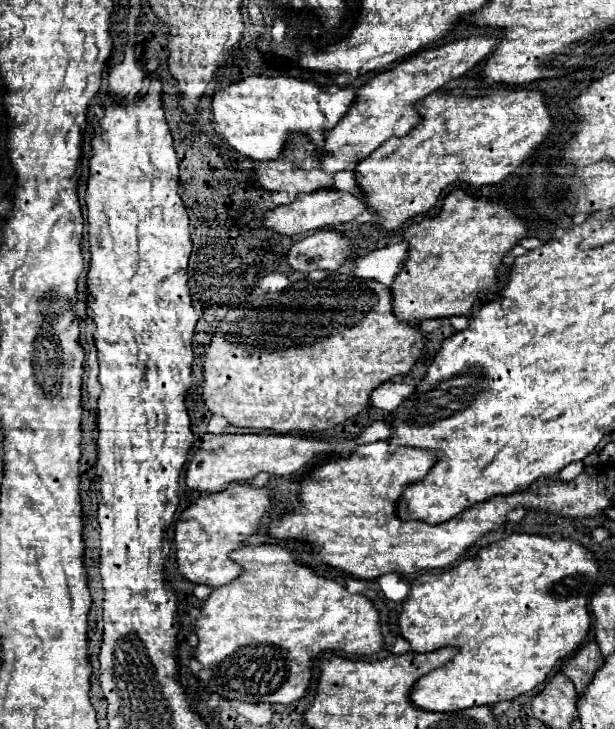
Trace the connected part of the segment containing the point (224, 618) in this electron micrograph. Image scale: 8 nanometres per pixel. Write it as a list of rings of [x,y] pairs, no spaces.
[[[262,544],[262,546],[244,546],[236,548],[230,552],[230,560],[242,566],[242,574],[232,580],[226,586],[220,586],[212,590],[210,598],[202,604],[202,614],[196,620],[196,636],[198,636],[198,646],[194,648],[194,658],[202,664],[202,670],[198,672],[198,678],[208,686],[210,692],[216,692],[218,696],[226,700],[240,700],[240,702],[270,702],[270,704],[292,704],[300,700],[310,684],[310,666],[312,658],[318,652],[324,650],[340,650],[340,652],[350,652],[356,656],[372,656],[382,650],[382,634],[380,634],[380,622],[378,622],[378,610],[372,606],[372,602],[360,594],[350,594],[342,584],[316,576],[308,566],[294,562],[294,552],[286,550],[284,546],[274,546],[274,544]]]

